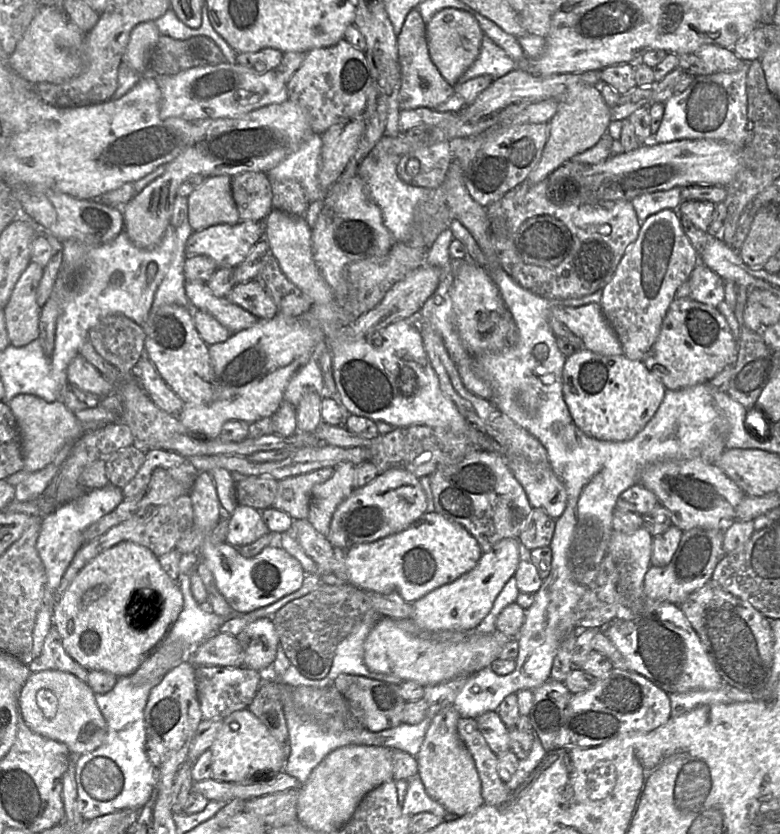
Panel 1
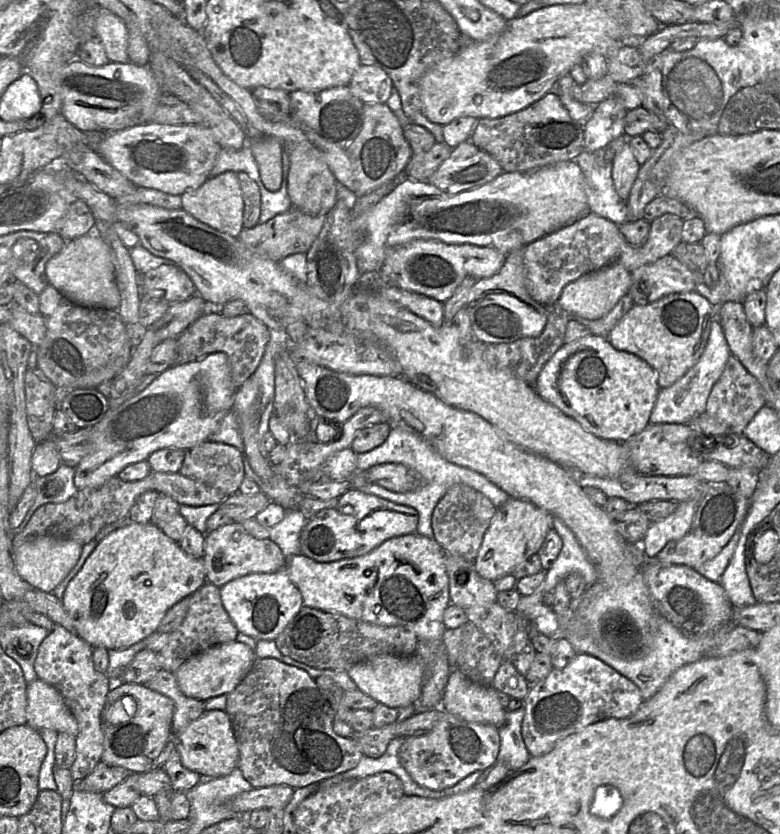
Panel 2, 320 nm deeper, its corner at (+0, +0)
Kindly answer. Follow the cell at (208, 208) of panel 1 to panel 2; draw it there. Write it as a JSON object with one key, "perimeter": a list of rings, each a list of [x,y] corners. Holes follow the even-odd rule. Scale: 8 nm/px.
{"perimeter":[[[226,171],[210,177],[199,188],[188,190],[181,195],[182,209],[208,226],[238,237],[243,228],[244,200],[238,175],[233,171]]]}

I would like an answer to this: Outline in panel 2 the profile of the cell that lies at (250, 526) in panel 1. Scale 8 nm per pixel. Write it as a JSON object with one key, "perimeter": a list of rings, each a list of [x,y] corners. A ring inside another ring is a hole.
{"perimeter":[[[230,522],[205,535],[206,581],[222,587],[229,581],[253,573],[273,573],[286,566],[286,557],[271,539],[257,539],[241,523]]]}

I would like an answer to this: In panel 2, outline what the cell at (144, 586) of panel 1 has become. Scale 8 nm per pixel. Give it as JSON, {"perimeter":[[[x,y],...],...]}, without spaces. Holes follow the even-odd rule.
{"perimeter":[[[153,522],[133,523],[112,532],[97,545],[66,587],[63,605],[76,634],[92,647],[124,649],[155,633],[167,611],[206,582],[203,558],[185,553]]]}

